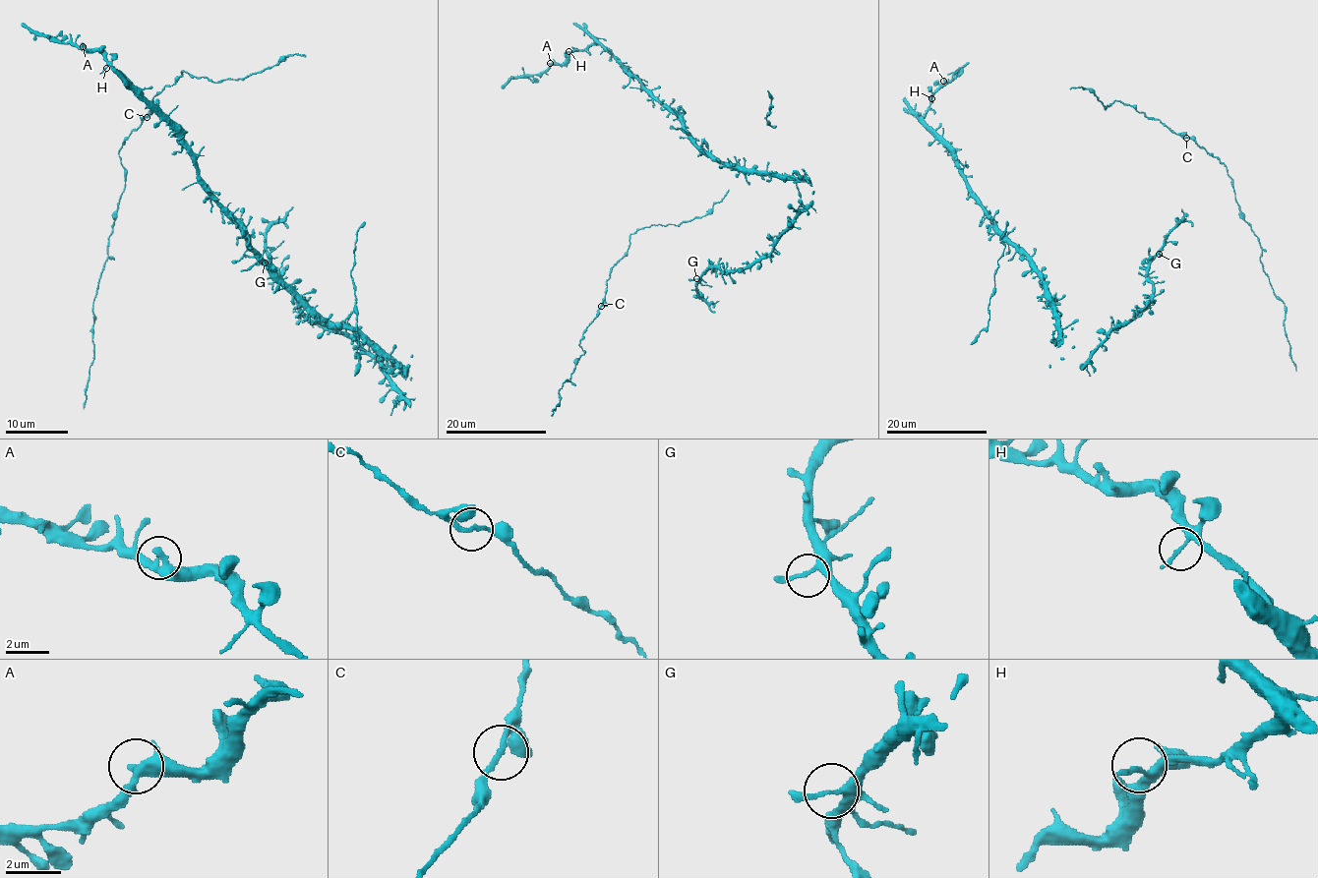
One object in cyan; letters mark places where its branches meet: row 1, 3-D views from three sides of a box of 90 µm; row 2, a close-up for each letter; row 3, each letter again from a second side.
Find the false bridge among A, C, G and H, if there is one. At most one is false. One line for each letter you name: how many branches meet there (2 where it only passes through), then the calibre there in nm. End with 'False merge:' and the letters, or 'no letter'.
False merge: no letter

